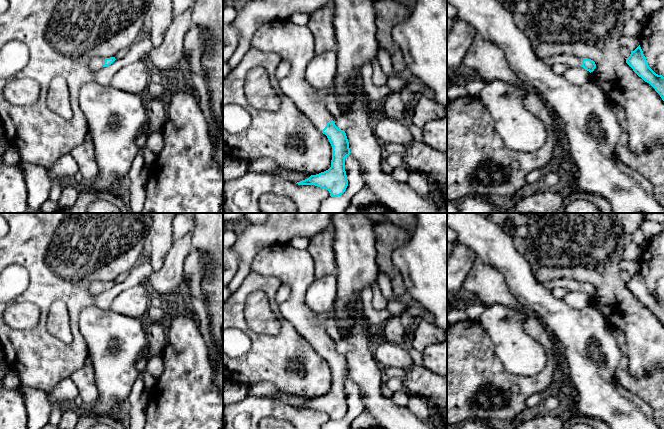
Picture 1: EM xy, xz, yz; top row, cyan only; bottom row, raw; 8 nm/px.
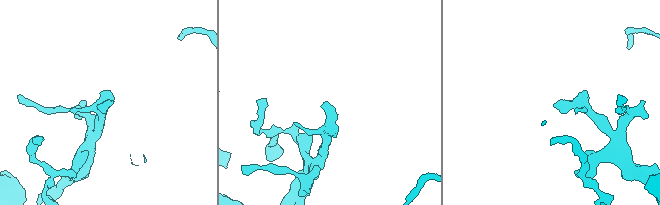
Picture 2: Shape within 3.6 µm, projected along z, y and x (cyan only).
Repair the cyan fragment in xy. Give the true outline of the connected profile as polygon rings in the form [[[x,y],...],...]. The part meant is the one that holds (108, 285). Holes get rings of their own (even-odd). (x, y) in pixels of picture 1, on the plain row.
[[[95,281],[90,284],[89,290],[92,295],[97,295],[102,293],[103,291],[111,289],[115,284],[116,284],[115,281],[110,282]]]

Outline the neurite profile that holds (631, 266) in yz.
[[[622,259],[619,268],[627,271],[630,275],[634,275],[640,269],[640,264],[638,261]]]

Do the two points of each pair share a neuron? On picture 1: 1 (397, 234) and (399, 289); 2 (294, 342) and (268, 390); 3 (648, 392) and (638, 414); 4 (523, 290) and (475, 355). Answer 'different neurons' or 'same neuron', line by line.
1: same neuron
2: different neurons
3: different neurons
4: different neurons

